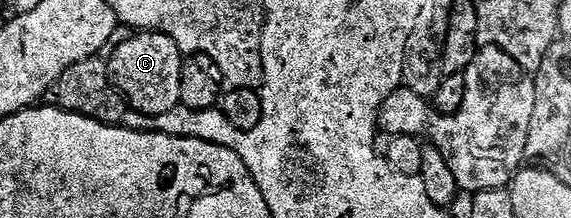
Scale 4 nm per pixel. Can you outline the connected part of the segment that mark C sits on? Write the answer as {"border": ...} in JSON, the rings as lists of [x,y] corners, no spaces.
{"border":[[[142,31],[129,35],[132,36],[125,43],[116,43],[111,48],[113,59],[106,63],[106,67],[112,84],[128,100],[131,110],[141,111],[144,115],[170,113],[170,109],[181,104],[182,65],[185,56],[168,35],[157,31]]]}

